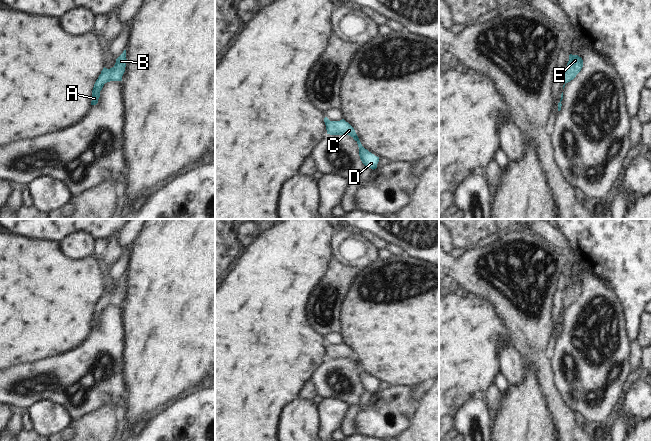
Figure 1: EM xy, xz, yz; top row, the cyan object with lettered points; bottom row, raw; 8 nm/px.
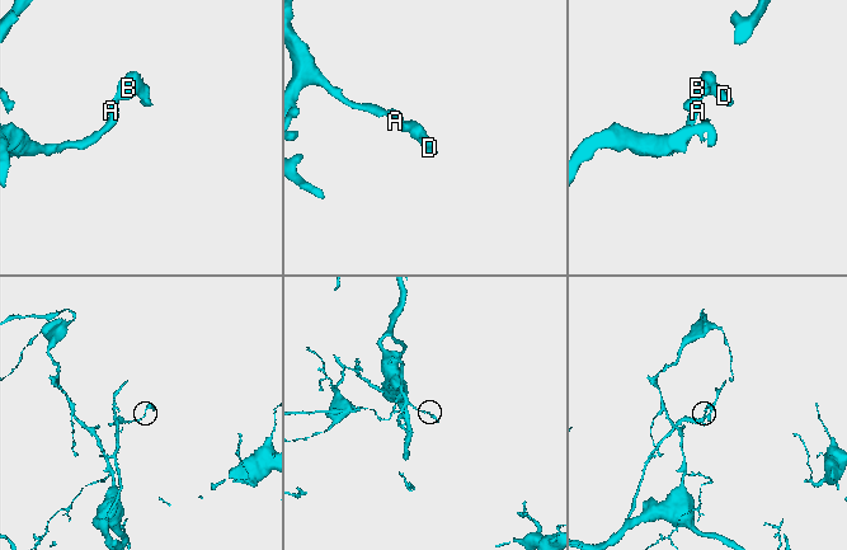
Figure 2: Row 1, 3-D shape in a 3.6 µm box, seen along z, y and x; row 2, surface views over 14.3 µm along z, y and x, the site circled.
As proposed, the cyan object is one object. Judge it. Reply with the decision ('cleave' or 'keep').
keep

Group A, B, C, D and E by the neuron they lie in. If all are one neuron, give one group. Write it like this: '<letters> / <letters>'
A B C D E

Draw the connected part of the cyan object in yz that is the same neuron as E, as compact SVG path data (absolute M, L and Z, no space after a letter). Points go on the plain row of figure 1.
M569 279L569 285L564 297L565 308L573 304L583 291L583 284L578 279Z

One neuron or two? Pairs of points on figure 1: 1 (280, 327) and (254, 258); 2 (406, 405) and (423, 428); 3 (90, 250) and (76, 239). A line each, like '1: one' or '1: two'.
1: one
2: two
3: one

